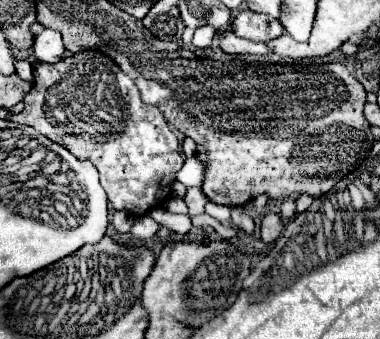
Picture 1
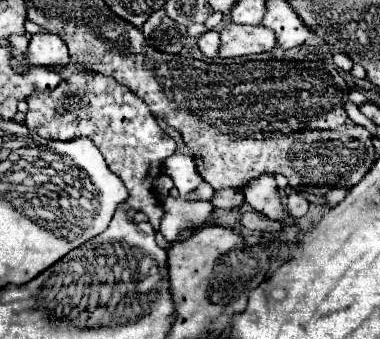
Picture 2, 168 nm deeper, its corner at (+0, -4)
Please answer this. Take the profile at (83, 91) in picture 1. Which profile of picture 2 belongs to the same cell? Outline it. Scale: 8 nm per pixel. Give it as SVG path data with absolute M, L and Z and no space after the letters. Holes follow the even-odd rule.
M76 72L62 80L50 92L34 92L28 96L26 128L50 140L76 140L76 136L90 138L102 152L108 168L128 188L128 208L144 212L158 230L162 218L162 202L152 192L152 182L162 174L164 160L176 152L176 142L160 128L148 104L140 100L128 86L118 84L112 76L98 72Z

